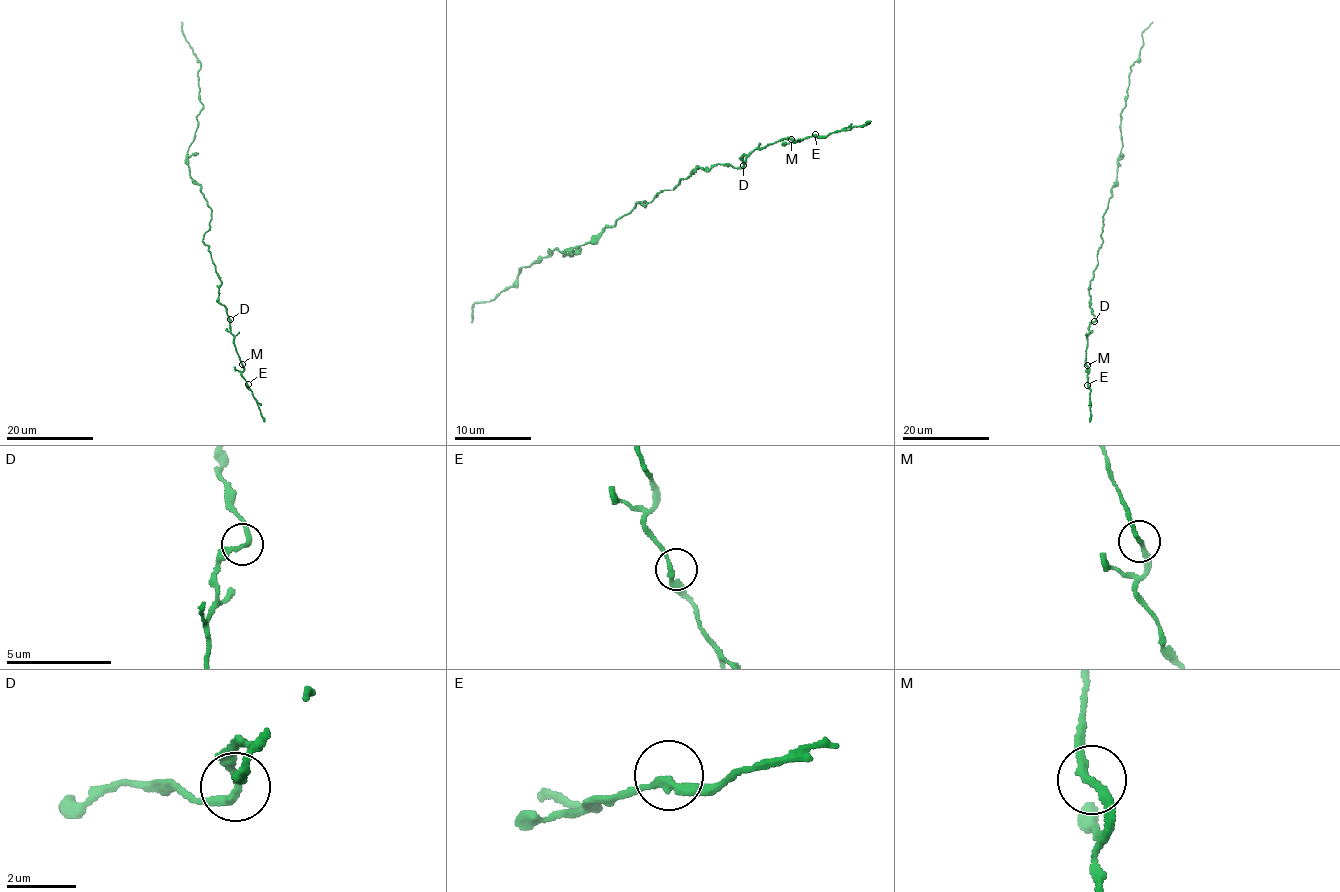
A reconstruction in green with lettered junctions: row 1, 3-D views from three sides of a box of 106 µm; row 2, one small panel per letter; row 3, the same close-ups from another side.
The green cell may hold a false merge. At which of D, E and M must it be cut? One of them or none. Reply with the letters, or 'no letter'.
no letter

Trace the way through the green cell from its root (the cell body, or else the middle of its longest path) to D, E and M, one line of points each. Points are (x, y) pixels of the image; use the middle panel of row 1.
D: (640, 203), (647, 205), (655, 195), (672, 190), (697, 167), (743, 164)
E: (640, 203), (672, 190), (697, 167), (738, 168), (756, 149), (815, 134)
M: (640, 203), (647, 205), (655, 195), (672, 190), (697, 167), (726, 163), (738, 168), (743, 156), (791, 139)

